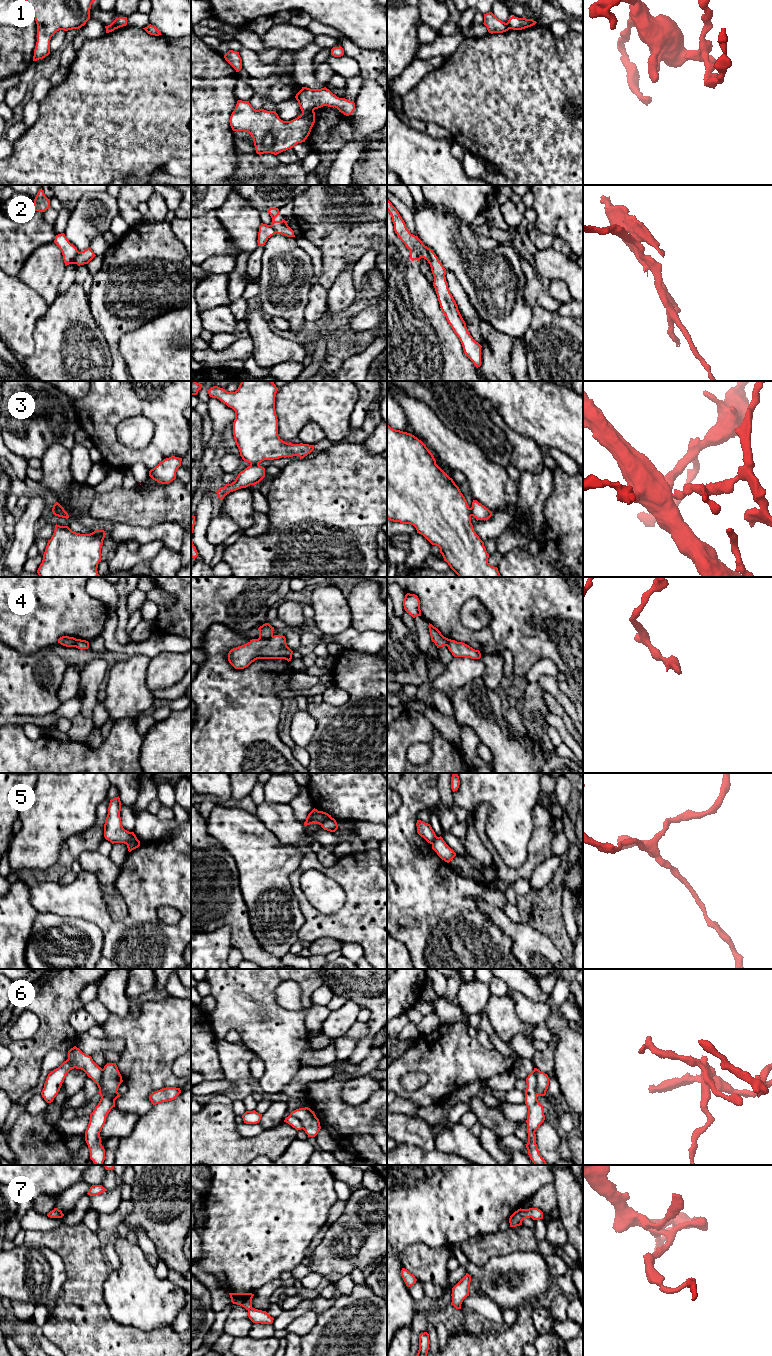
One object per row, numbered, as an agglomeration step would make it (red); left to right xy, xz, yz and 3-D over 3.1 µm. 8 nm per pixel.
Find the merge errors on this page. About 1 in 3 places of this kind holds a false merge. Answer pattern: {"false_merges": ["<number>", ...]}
{"false_merges": ["1", "2", "3", "4", "5", "6"]}

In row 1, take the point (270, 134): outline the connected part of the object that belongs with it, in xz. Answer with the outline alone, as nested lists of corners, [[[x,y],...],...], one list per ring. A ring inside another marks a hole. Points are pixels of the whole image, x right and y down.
[[[238,100],[229,122],[233,131],[244,131],[252,136],[257,154],[277,155],[305,142],[315,123],[315,112],[283,121],[275,111],[256,110],[249,101]]]

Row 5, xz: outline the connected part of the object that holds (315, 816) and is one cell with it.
[[[313,809],[307,816],[306,821],[304,822],[304,825],[310,825],[313,823],[321,825],[324,821],[331,819],[331,815],[329,815],[326,812],[318,811],[317,809]]]

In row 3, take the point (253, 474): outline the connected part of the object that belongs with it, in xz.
[[[250,465],[241,471],[231,484],[226,484],[219,490],[215,491],[218,498],[222,501],[230,492],[241,488],[246,488],[250,485],[259,483],[265,477],[265,468],[260,465]]]

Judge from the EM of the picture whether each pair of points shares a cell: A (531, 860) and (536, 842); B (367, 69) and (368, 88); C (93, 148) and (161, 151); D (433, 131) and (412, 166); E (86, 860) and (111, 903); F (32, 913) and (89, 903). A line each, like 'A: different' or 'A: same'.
A: same
B: different
C: same
D: different
E: same
F: different

